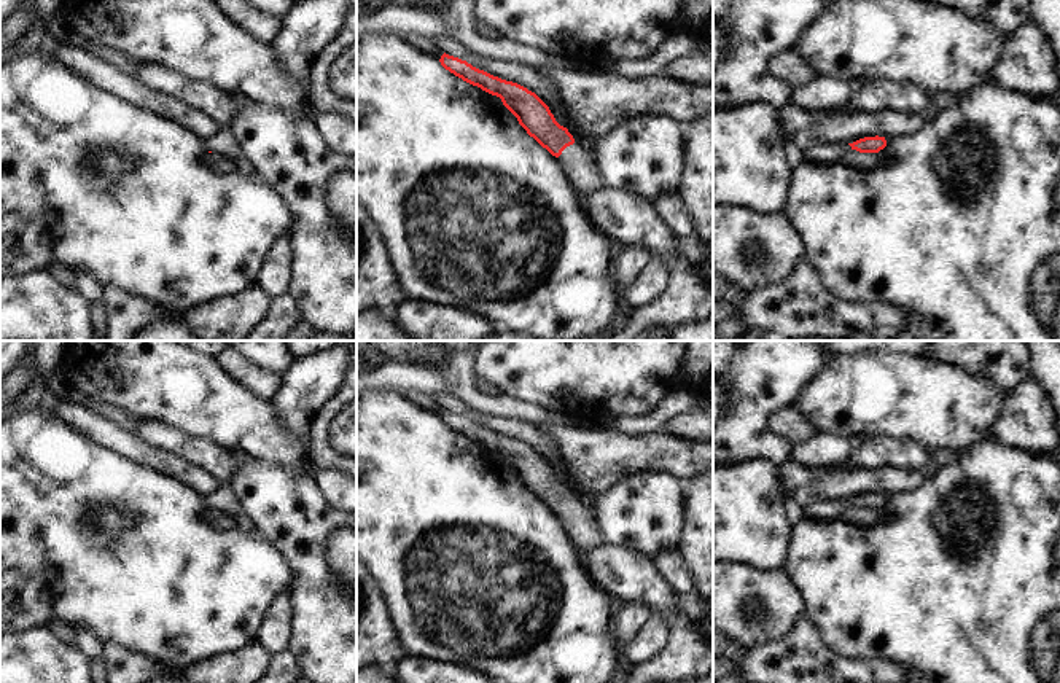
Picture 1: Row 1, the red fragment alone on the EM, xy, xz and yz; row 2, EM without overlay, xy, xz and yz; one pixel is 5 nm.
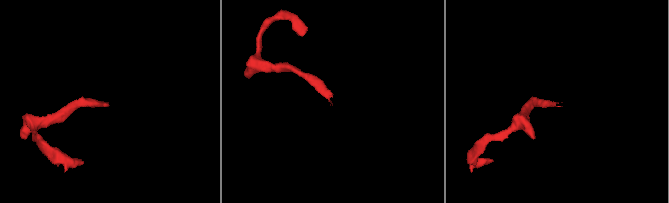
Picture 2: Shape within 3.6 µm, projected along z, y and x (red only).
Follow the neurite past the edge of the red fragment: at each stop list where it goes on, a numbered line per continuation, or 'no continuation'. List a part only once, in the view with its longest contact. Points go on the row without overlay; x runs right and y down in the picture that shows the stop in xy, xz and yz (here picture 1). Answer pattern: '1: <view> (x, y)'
1: xz (580, 522).

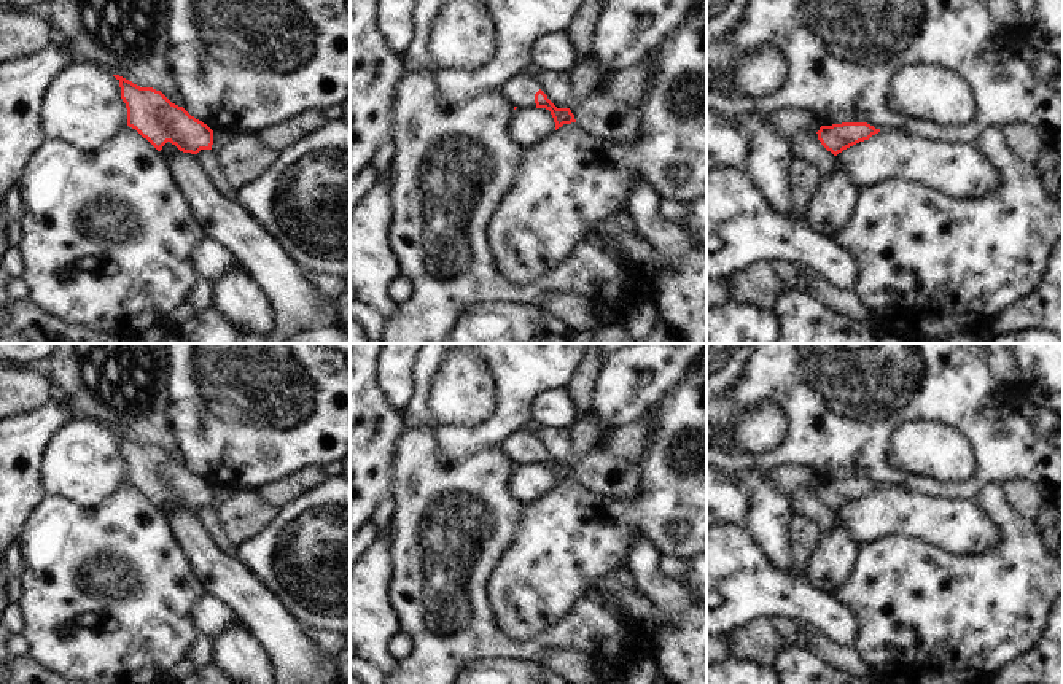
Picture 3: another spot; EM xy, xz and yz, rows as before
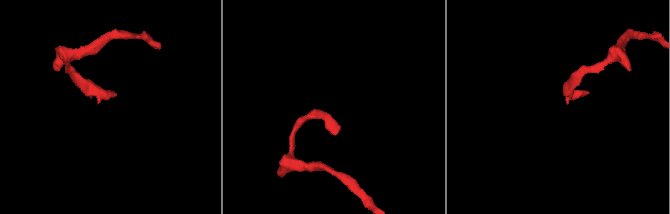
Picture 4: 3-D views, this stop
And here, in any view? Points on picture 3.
1: xy (169, 506).

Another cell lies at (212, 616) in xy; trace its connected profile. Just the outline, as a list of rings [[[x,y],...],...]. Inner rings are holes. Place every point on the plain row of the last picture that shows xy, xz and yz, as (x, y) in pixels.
[[[205,592],[199,597],[194,608],[194,624],[197,632],[213,639],[234,620],[237,620],[237,617],[226,603]]]

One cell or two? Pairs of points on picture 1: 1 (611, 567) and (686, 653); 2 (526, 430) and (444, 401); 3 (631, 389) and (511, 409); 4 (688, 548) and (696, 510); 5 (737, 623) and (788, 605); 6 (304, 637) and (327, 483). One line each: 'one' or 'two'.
1: one
2: one
3: two
4: one
5: one
6: two

